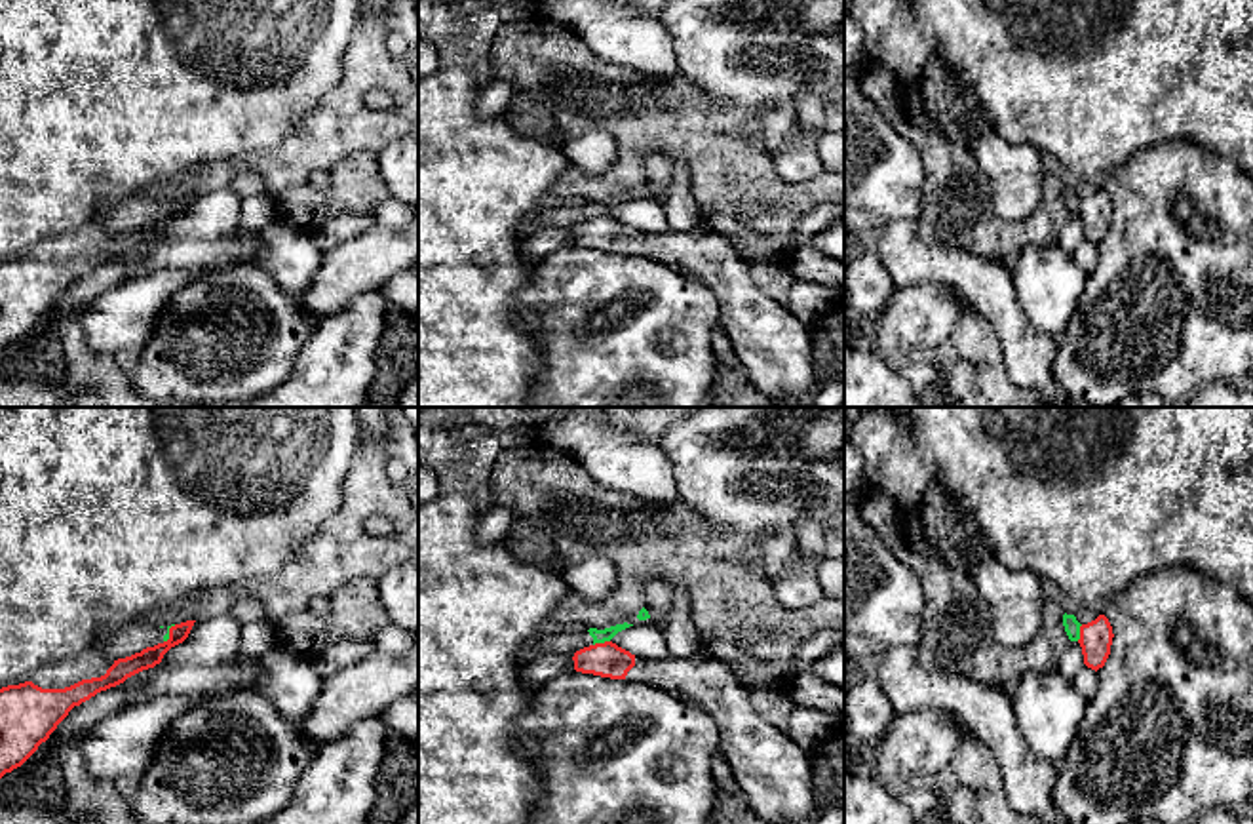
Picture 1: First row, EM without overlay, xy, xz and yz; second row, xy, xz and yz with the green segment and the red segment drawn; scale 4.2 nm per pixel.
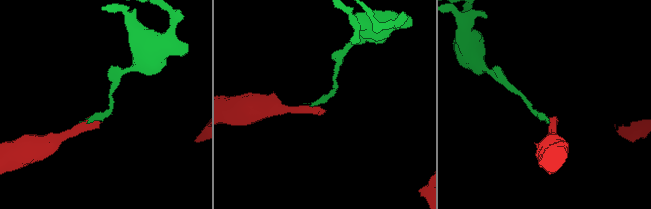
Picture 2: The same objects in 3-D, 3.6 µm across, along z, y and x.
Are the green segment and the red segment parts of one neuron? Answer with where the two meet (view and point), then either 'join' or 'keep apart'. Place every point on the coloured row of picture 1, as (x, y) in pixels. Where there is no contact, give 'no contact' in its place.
meets green in xz at (601, 642); keep apart

